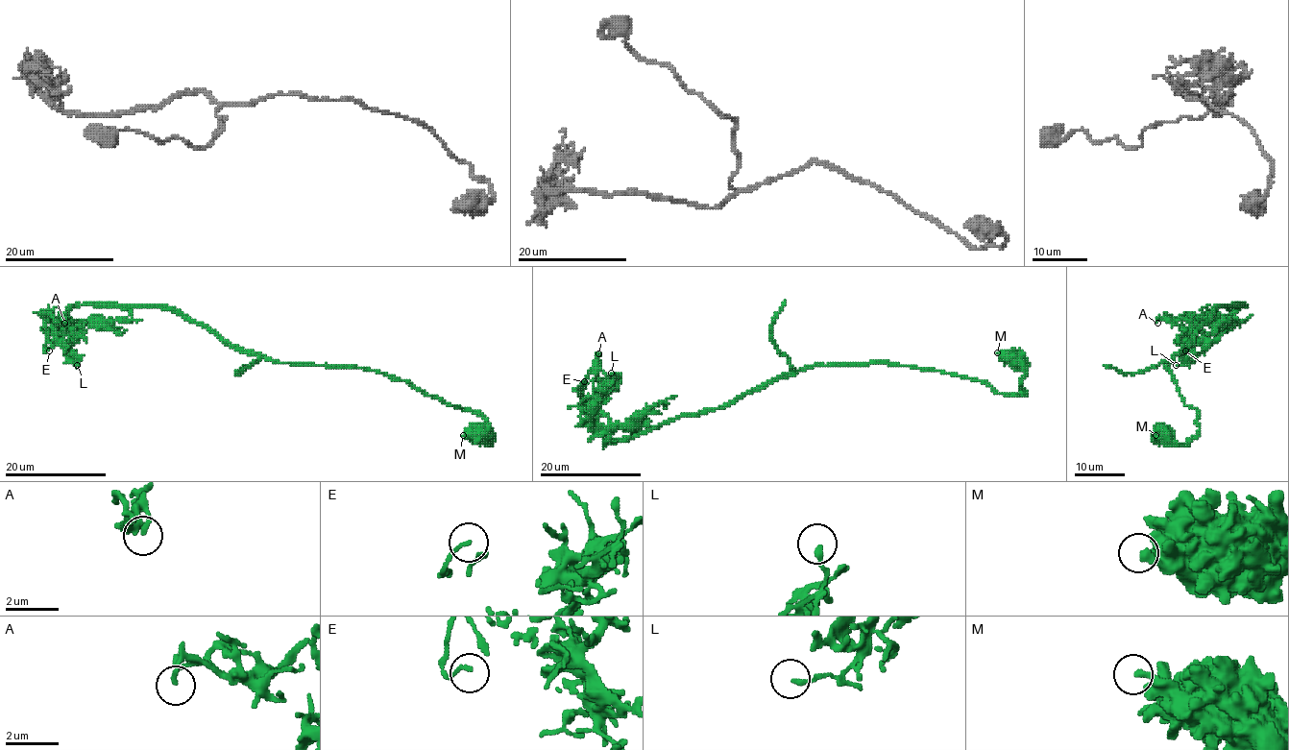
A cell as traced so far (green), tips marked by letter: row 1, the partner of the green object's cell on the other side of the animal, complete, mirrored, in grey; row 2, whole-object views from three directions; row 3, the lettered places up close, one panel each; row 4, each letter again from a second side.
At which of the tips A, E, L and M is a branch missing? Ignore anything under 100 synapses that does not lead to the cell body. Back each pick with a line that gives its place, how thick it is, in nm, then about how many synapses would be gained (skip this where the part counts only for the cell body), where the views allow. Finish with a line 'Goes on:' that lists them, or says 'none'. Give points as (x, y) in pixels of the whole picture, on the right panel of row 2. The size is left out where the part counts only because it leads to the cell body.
Goes on: none

